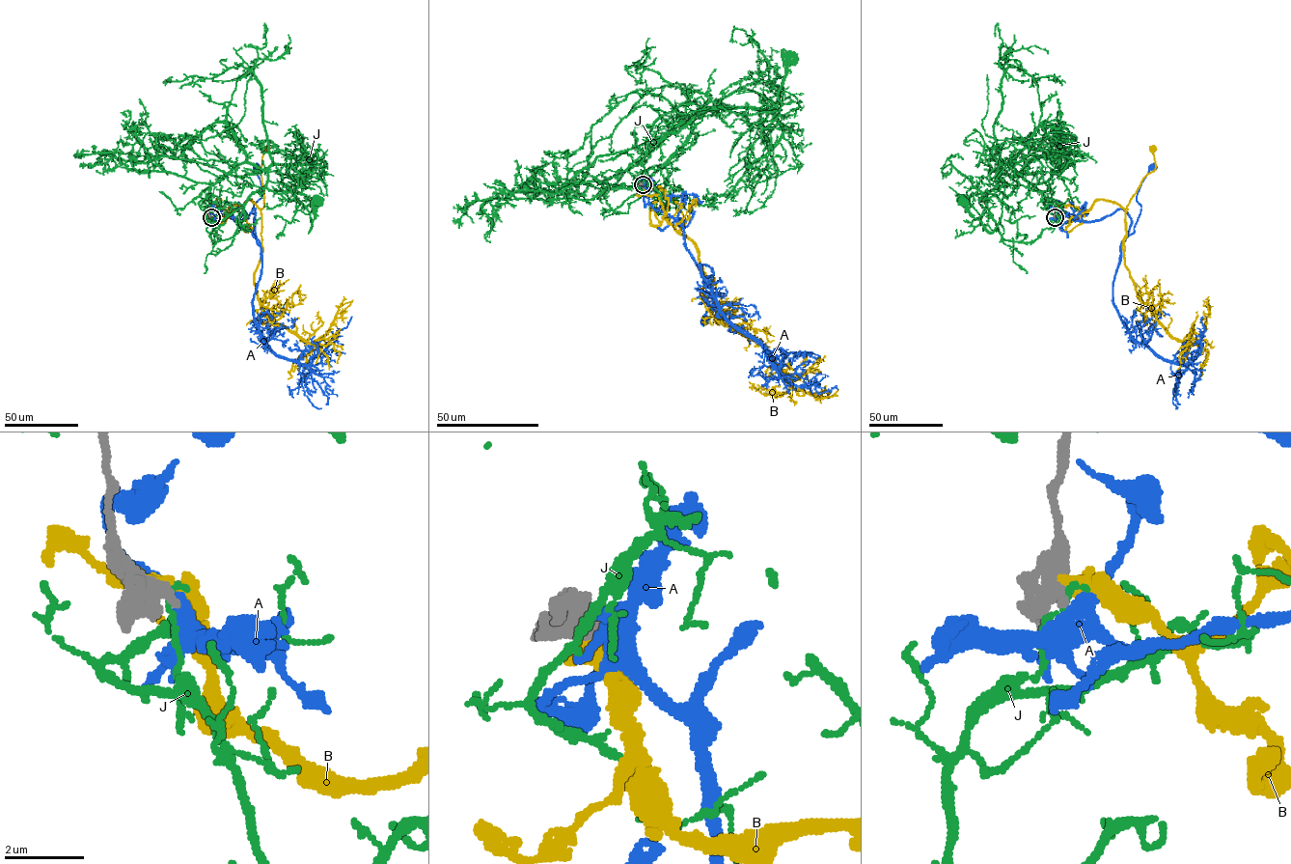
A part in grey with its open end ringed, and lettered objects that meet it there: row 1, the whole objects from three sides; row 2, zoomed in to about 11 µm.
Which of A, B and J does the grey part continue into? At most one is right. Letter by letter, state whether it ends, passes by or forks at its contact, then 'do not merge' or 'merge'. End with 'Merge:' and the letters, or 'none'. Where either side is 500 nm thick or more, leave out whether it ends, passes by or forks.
A: it forks; do not merge
B: it ends; do not merge
J: do not merge
Merge: none

